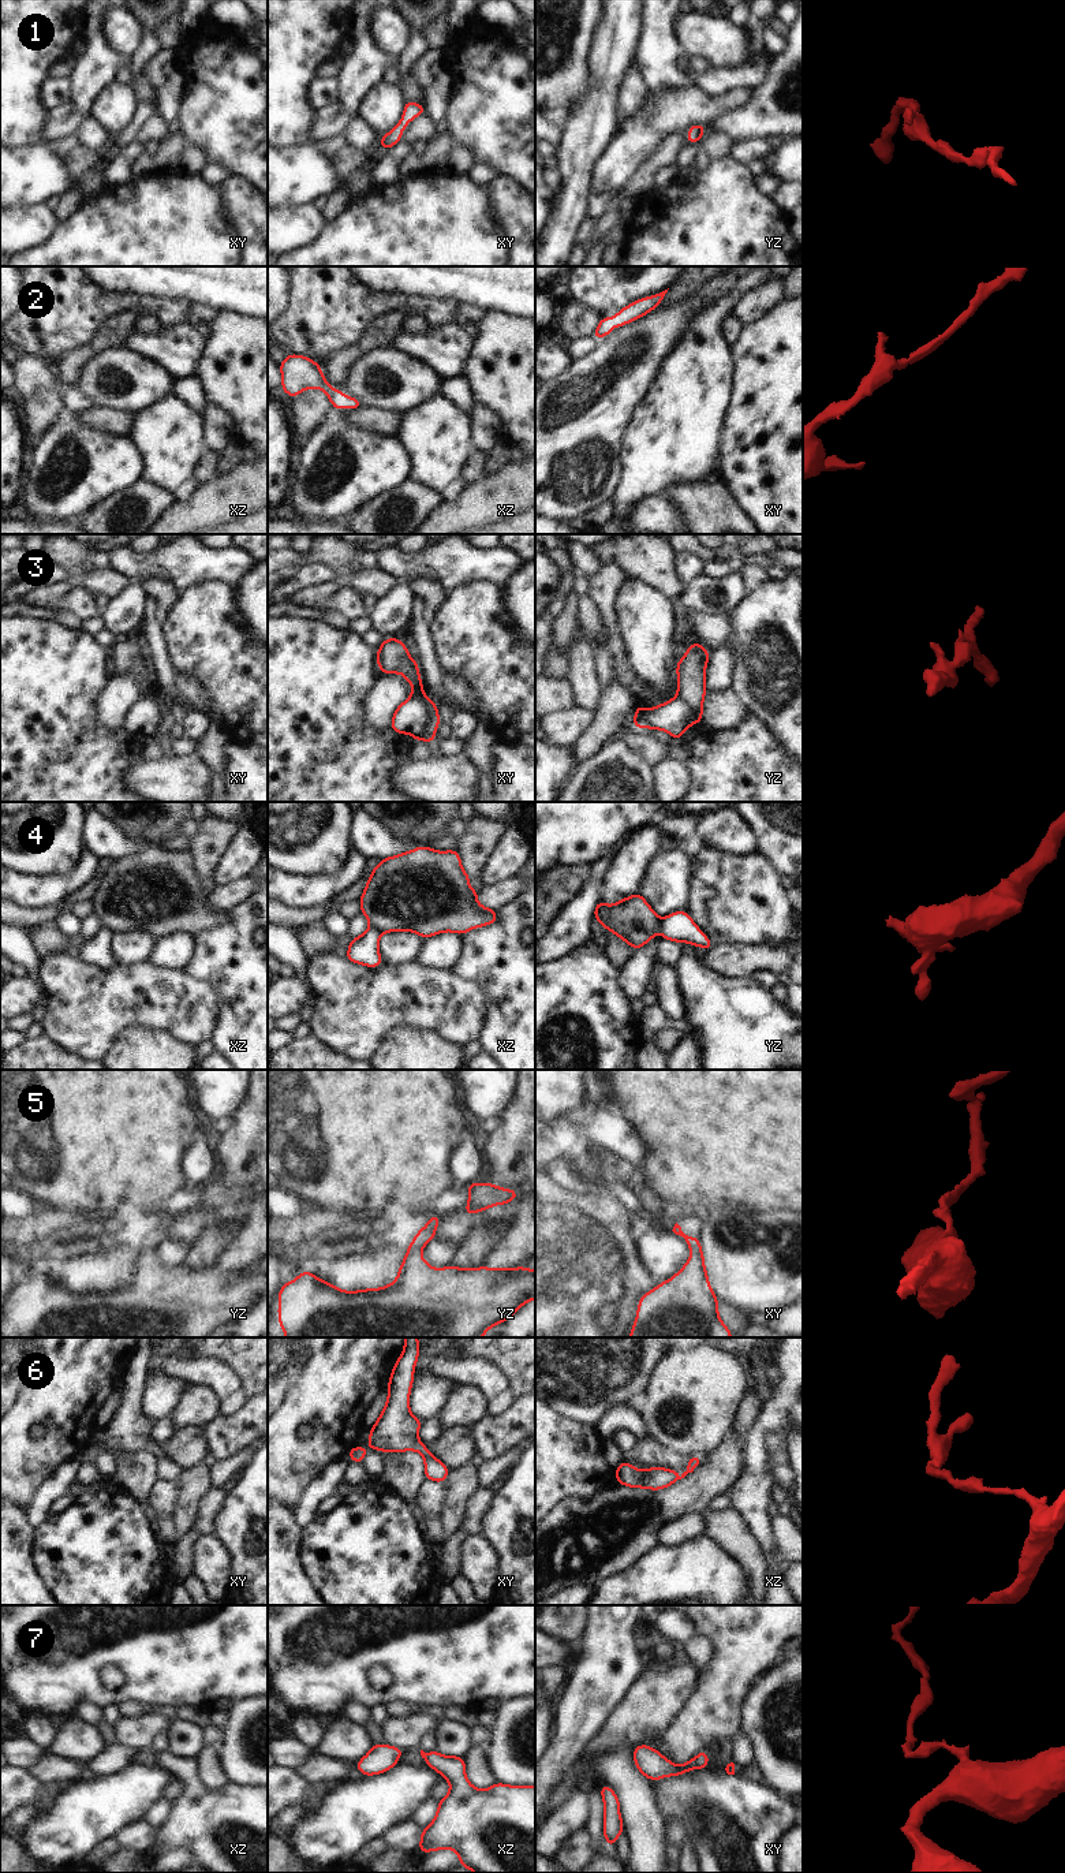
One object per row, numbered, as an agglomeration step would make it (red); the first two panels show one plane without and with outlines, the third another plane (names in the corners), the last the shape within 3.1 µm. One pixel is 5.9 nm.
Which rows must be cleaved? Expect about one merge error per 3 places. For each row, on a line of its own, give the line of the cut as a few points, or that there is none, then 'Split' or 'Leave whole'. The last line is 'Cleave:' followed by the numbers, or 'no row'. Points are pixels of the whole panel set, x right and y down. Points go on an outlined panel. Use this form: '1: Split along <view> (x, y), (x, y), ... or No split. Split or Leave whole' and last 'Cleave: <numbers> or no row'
1: No split. Leave whole
2: No split. Leave whole
3: Split along xy (410, 696), (419, 700), (430, 715), (430, 722), (421, 738). Split
4: Split along xz (370, 926), (381, 933). Split
5: No split. Leave whole
6: No split. Leave whole
7: No split. Leave whole
Cleave: 3, 4.

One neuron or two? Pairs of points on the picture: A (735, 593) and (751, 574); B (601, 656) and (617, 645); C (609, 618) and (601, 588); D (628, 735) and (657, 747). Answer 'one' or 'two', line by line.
A: two
B: two
C: one
D: one

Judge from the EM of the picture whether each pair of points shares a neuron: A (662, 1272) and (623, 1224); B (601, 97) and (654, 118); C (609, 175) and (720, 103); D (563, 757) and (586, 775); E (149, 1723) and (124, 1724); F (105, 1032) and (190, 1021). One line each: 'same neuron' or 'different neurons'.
A: different neurons
B: different neurons
C: same neuron
D: different neurons
E: same neuron
F: same neuron

